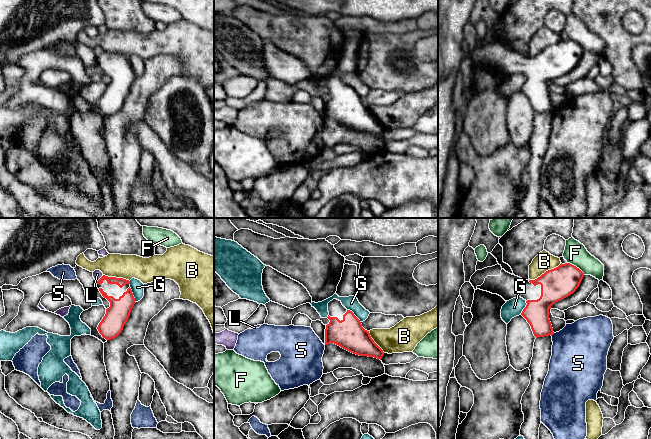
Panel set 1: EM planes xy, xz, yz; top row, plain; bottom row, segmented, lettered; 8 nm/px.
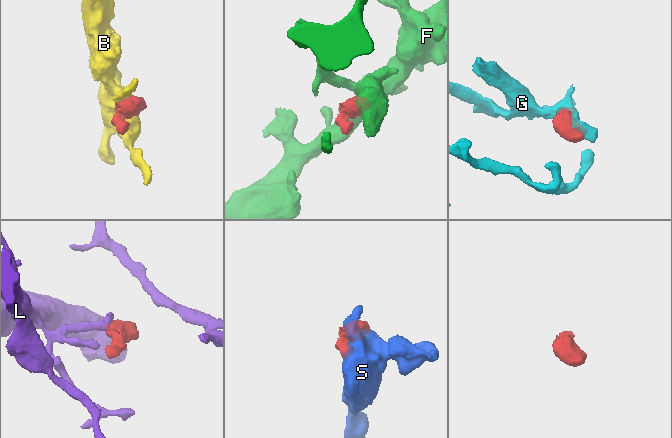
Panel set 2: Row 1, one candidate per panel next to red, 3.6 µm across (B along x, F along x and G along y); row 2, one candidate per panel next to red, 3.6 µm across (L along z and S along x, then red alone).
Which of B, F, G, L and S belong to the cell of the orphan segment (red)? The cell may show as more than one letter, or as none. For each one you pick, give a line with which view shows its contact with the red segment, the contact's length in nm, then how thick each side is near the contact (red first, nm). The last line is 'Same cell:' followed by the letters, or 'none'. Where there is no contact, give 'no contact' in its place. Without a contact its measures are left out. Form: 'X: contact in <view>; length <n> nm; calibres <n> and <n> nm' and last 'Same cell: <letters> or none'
Same cell: none

